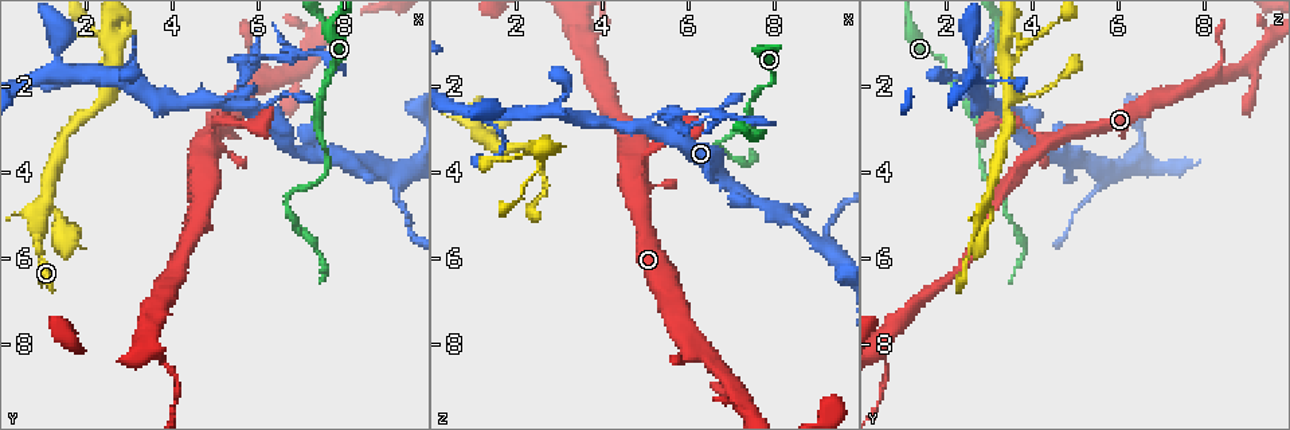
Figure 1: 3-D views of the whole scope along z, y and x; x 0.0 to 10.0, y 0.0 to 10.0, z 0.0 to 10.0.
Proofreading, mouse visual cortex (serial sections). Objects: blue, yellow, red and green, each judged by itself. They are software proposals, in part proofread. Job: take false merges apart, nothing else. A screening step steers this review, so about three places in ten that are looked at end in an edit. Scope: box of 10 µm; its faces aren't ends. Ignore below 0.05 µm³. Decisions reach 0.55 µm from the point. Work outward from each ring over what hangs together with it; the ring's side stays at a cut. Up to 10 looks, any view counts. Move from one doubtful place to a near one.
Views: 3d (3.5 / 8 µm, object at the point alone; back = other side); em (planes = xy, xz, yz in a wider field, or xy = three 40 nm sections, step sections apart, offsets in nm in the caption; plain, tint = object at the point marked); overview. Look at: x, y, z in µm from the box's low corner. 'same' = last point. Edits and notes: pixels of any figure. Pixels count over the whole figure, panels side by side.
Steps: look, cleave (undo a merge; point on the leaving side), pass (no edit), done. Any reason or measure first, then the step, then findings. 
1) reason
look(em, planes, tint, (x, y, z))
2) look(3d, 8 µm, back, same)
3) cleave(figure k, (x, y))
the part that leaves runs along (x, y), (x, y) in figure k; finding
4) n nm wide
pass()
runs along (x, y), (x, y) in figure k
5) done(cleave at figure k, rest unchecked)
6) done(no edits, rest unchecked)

two arms in line, one across
look(3d, 3.5 µm, back, (4.95, 2.35, 2.95))

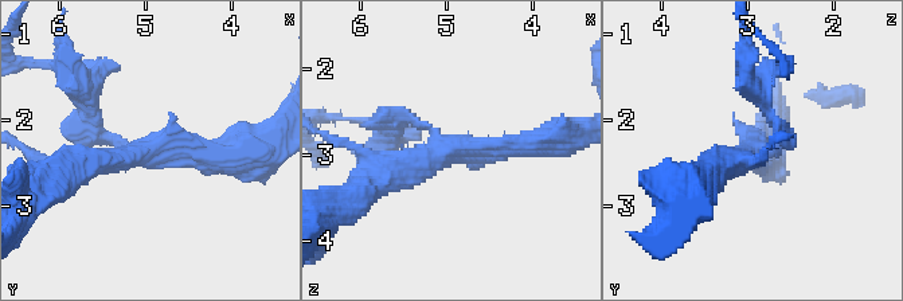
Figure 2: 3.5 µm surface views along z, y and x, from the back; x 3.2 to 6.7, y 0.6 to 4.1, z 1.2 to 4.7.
3 arms; arms of 150, 250, 400 nm; shape alone is not enough
look(em, xy, step 2, tint, (5.00, 2.35, 2.95))

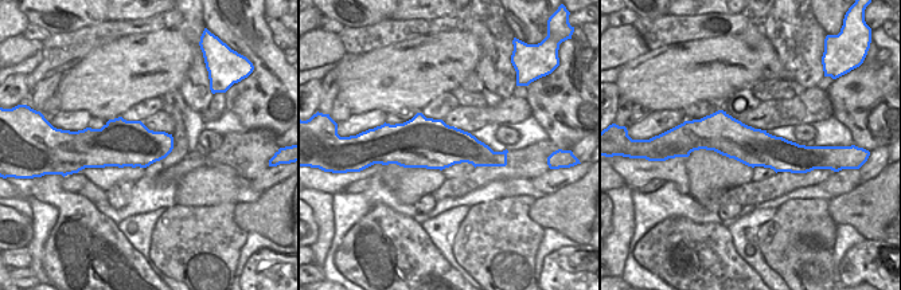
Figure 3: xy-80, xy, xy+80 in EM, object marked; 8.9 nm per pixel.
cleave(figure 2, (69, 132))
the part that leaves runs along (116, 140), (54, 62) in figure 2; a second cell is stuck on

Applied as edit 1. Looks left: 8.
abrupt turn
look(3d, 8 µm, (9.05, 4.00, 5.70))

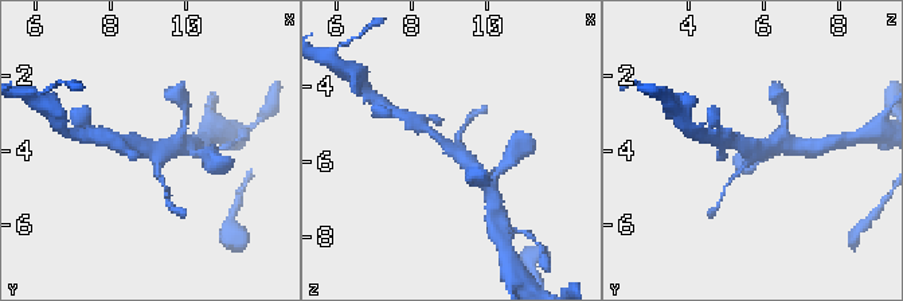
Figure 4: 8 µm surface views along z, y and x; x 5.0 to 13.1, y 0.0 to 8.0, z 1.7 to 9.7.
look(em, xy, step 5, tint, same)

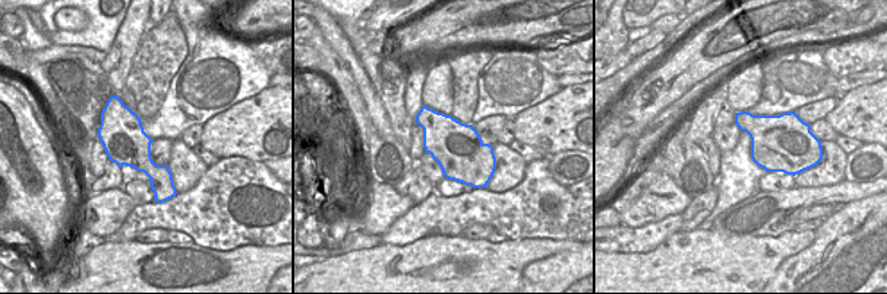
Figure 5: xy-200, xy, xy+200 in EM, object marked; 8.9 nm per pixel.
pass()
one cell here

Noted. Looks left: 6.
three arms meet
look(3d, 8 µm, (1.05, 4.75, 2.90))

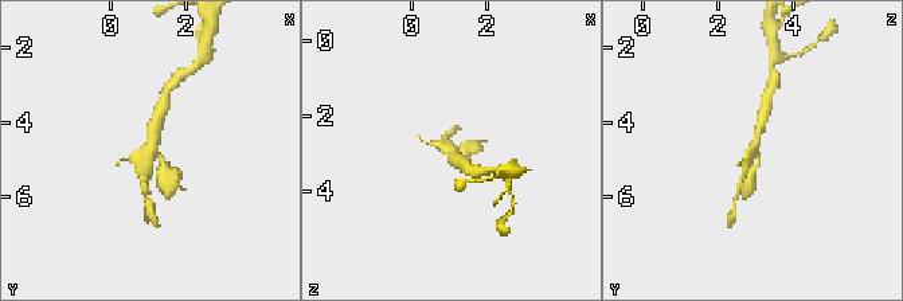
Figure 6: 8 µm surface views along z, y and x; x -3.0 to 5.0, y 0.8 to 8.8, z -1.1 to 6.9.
3 arms; arms of 200, 200, 300 nm
look(em, xy, step 5, tint, same)

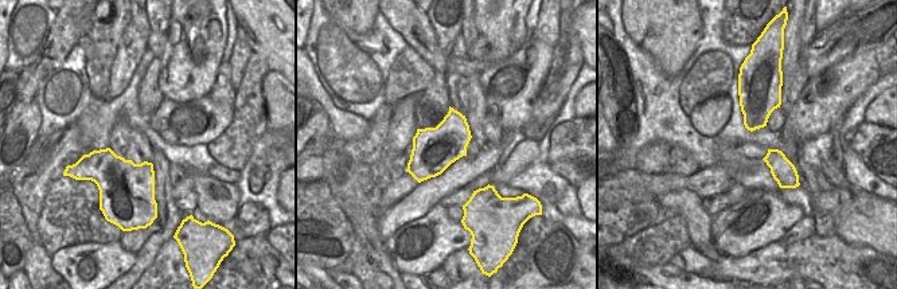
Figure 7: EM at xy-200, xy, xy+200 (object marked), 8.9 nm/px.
pass()
continuous, no second cell

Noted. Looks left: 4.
a fork
look(em, xy, step 2, tint, (2.65, 1.40, 3.50))

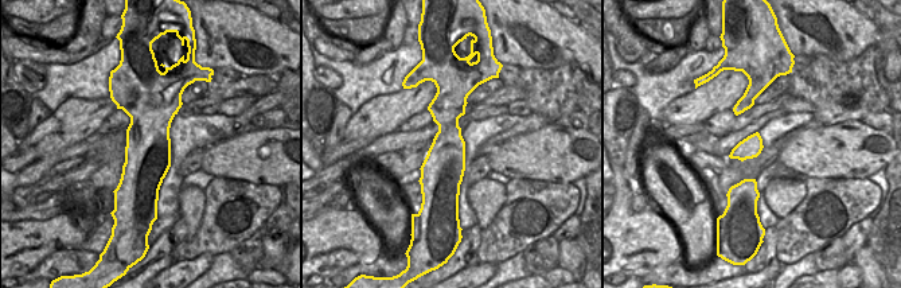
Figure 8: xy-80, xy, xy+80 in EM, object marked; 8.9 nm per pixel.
wider look
look(3d, 3.5 µm, same)

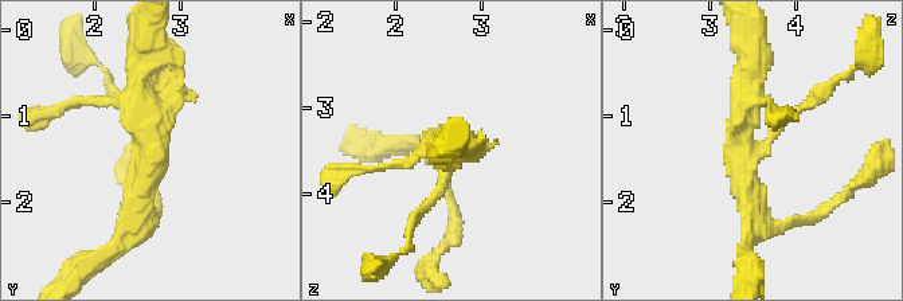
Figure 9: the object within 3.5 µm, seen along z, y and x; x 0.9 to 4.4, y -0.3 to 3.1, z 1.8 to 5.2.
pass()
runs along (122, 238), (151, 143), (139, 73) in figure 9; continuous, no second cell

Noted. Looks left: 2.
done(cleave at figure 2, rest unchecked)

